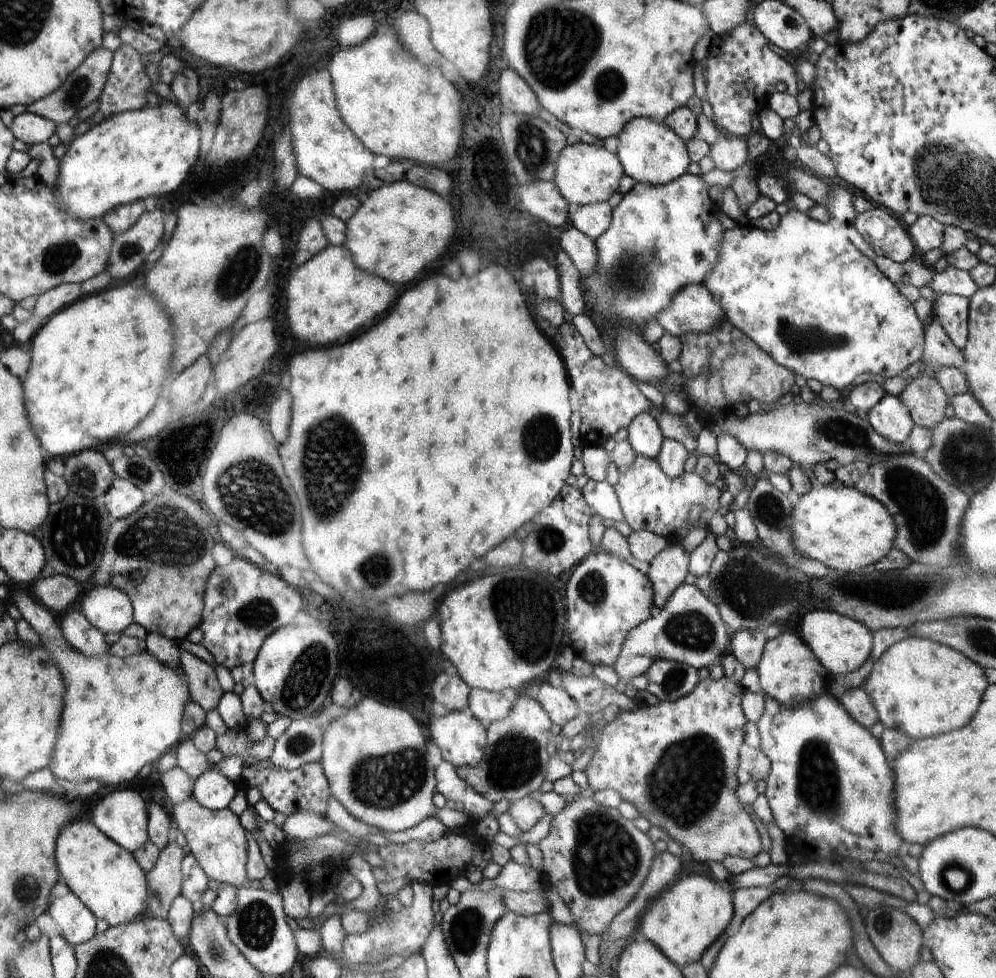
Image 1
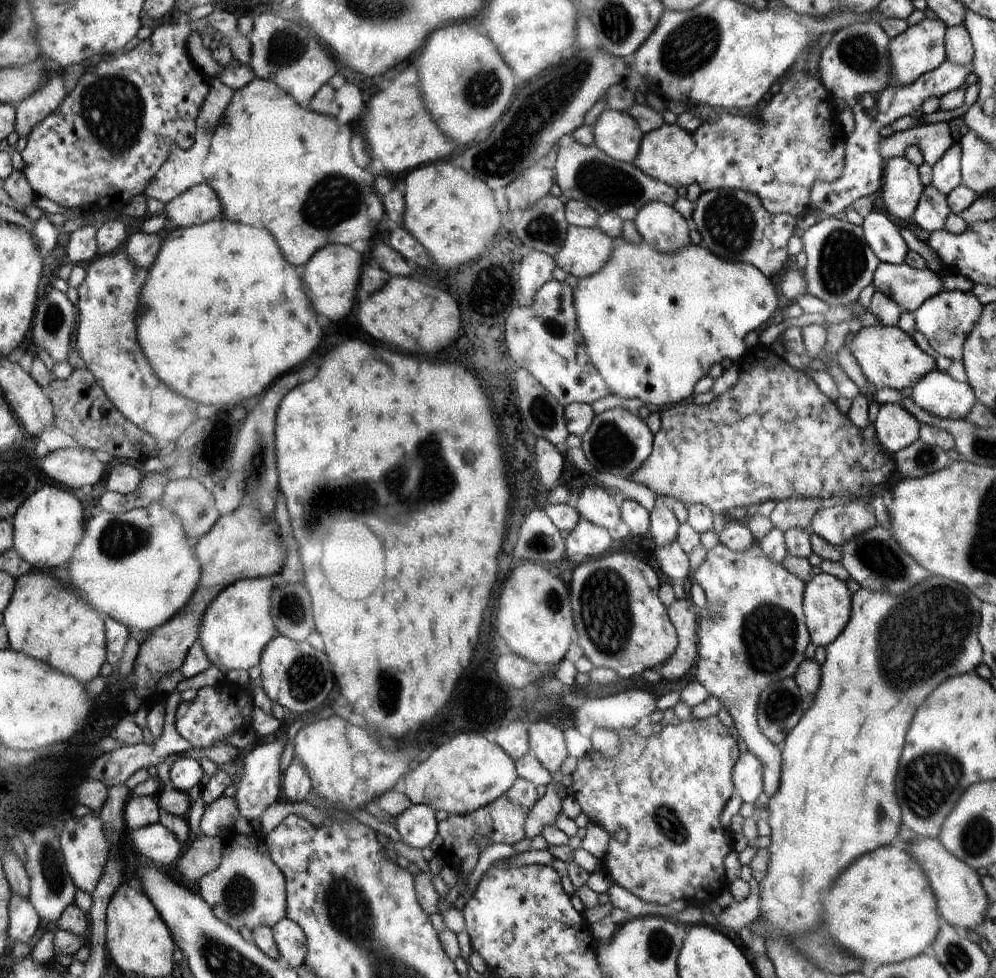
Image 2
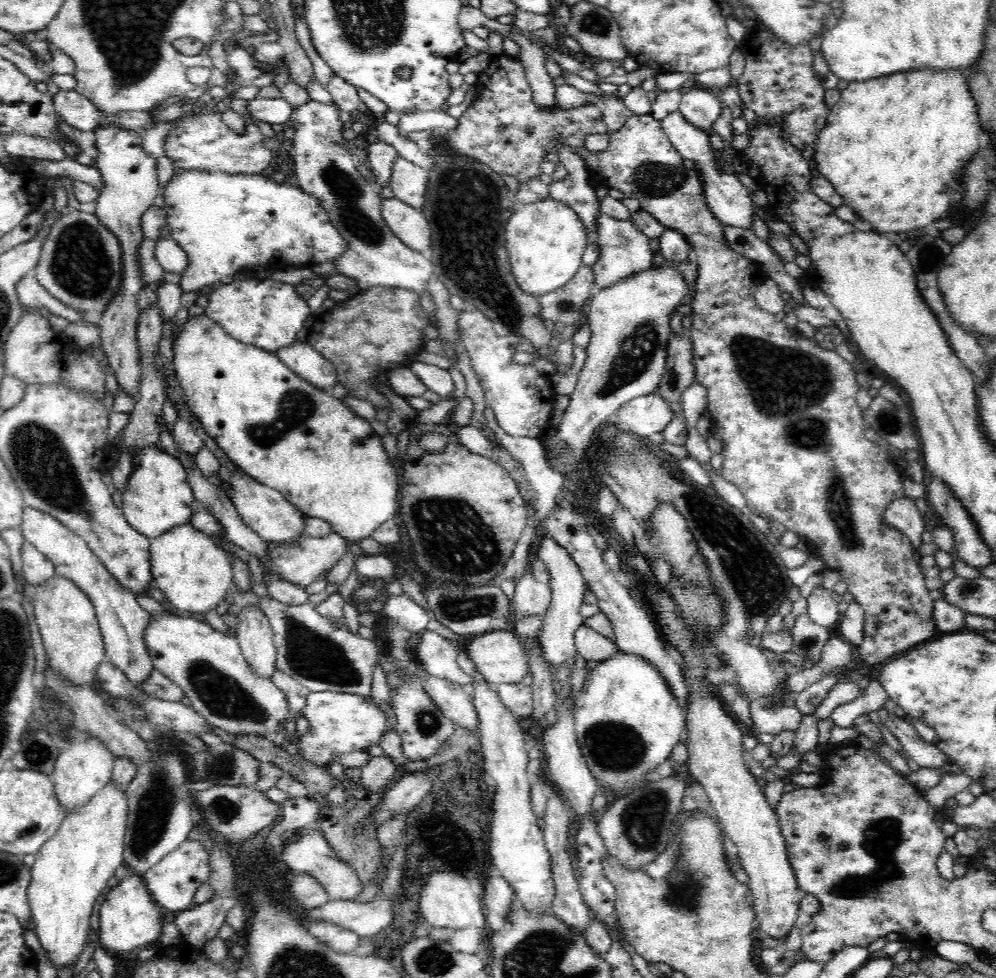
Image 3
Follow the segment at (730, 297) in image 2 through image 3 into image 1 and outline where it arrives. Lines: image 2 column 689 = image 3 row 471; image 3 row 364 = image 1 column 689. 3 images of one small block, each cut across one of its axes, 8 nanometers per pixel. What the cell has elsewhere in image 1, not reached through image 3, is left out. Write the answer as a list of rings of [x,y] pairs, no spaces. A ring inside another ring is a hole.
[[[686,172],[661,186],[636,182],[636,186],[624,194],[620,204],[613,209],[610,228],[594,241],[600,260],[596,276],[581,278],[580,281],[586,310],[597,328],[606,331],[604,326],[615,321],[627,323],[639,330],[648,320],[653,320],[656,314],[668,308],[672,296],[675,296],[680,288],[688,284],[704,283],[708,272],[718,260],[723,232],[717,217],[718,209],[710,200],[708,188],[700,175],[694,176]]]

